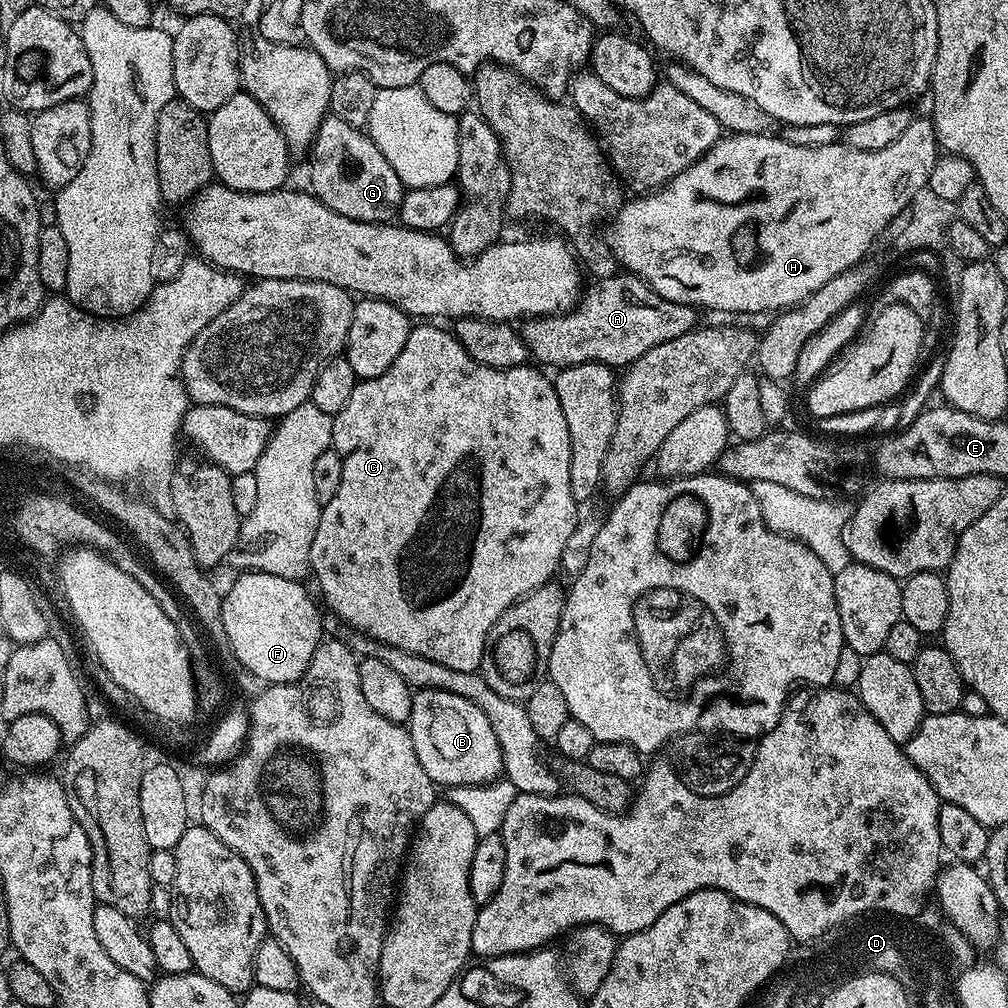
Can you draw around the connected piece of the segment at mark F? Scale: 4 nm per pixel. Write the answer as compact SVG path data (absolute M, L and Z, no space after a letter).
M265 572L239 573L240 577L223 593L222 622L225 623L226 637L236 655L236 664L253 672L265 685L289 684L298 679L310 666L314 650L322 643L320 636L320 612L312 596L301 581L282 578L278 574Z

